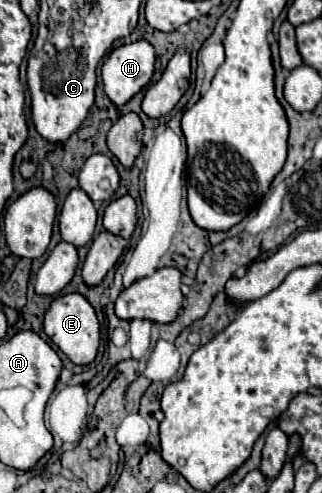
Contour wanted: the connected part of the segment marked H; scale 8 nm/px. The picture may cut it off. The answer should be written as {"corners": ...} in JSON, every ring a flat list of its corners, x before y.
{"corners":[[136,41,114,49,102,65,102,83,114,105,128,103,154,75,156,53,148,41]]}

